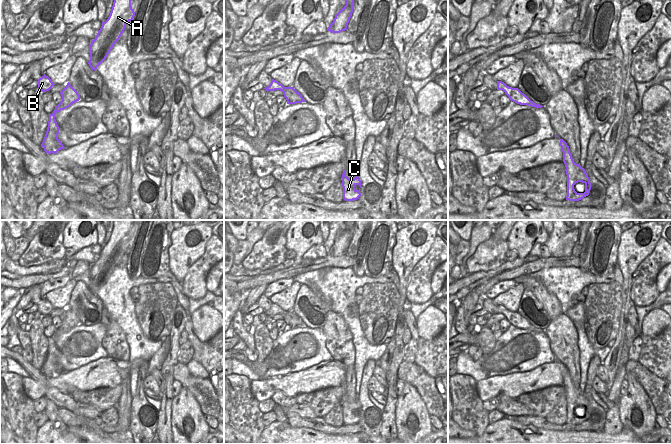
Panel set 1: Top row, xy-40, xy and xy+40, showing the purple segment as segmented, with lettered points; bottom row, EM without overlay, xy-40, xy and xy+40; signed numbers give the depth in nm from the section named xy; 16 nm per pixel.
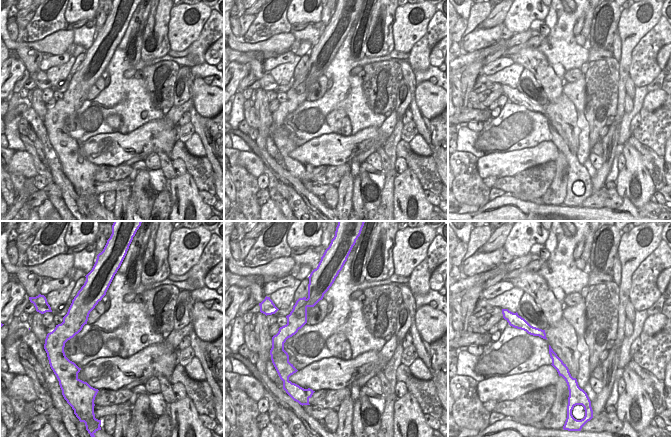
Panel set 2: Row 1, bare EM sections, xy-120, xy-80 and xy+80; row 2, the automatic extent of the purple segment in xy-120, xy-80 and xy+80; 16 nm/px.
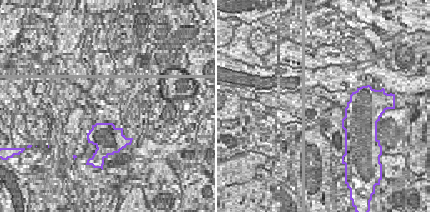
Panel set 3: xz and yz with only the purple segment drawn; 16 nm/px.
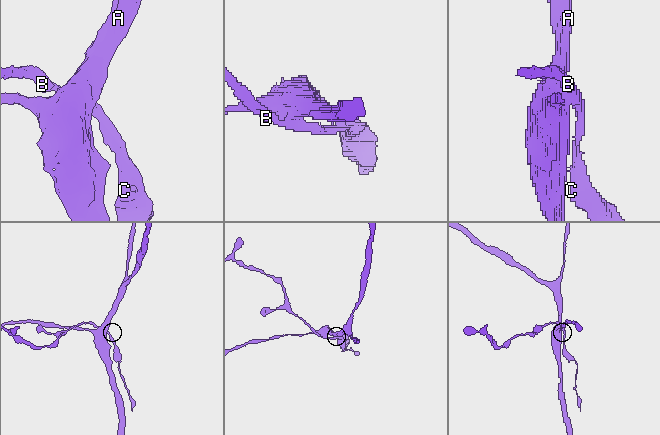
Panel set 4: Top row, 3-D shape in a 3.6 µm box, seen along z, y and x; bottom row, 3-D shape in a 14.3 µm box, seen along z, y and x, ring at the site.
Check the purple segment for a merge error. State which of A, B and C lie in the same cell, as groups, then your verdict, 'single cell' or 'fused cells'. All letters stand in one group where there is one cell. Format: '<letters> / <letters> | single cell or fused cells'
A / B C | fused cells

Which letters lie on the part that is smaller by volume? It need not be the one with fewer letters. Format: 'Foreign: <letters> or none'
Foreign: B, C

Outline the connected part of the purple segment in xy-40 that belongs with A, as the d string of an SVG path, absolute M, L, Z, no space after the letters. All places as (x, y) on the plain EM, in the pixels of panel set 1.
M114 220L113 230L108 243L102 246L94 264L89 269L90 284L88 286L92 294L106 283L114 268L118 266L126 248L132 245L135 236L131 230L133 220Z

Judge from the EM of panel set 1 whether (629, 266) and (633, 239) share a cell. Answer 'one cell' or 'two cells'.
one cell

